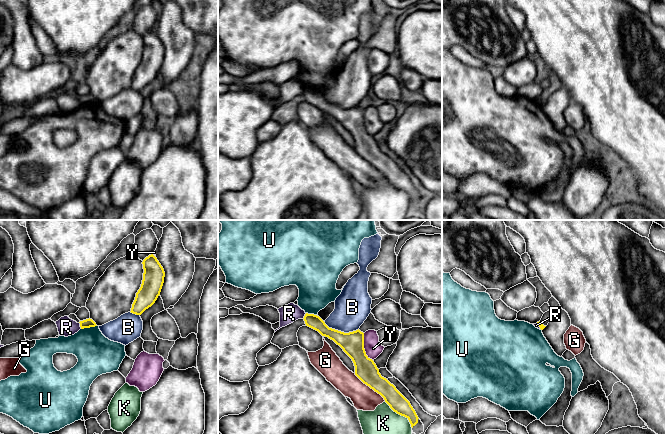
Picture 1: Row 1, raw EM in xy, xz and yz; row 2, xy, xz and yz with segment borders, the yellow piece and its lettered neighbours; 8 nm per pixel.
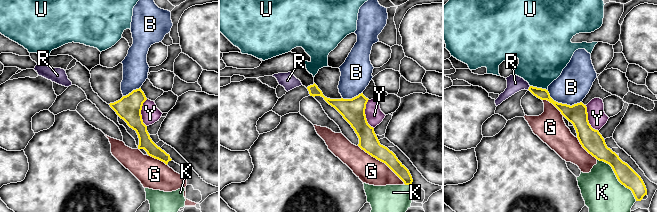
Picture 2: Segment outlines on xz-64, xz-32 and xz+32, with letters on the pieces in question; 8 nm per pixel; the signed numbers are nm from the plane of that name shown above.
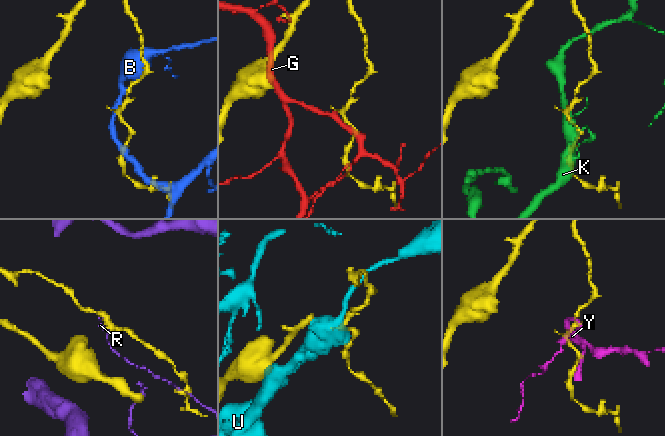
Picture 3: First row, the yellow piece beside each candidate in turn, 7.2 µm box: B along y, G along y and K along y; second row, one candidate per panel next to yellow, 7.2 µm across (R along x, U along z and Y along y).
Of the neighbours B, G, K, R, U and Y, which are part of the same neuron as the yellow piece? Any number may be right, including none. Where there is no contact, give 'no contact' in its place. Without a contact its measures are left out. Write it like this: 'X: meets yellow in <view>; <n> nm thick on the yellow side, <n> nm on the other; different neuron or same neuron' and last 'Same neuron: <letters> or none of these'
B: meets yellow in xz; 190 nm thick on the yellow side, 280 nm on the other; different neuron
G: meets yellow in xz; 180 nm thick on the yellow side, 190 nm on the other; different neuron
K: meets yellow in xz; 150 nm thick on the yellow side, 220 nm on the other; different neuron
R: meets yellow in xy; 70 nm thick on the yellow side, 140 nm on the other; different neuron
U: meets yellow in xy; 70 nm thick on the yellow side, 320 nm on the other; different neuron
Y: meets yellow in xz; 190 nm thick on the yellow side, 140 nm on the other; different neuron
Same neuron: none of these

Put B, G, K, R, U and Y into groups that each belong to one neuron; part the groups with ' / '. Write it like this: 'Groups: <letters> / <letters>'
Groups: B / G / K / R / U / Y

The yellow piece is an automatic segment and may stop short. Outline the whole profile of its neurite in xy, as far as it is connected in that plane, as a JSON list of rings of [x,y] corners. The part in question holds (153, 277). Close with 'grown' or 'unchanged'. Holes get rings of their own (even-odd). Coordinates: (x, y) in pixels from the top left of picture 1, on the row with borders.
[[[151,254],[143,262],[143,280],[132,304],[131,313],[141,315],[151,307],[160,295],[165,272],[157,258]]]; unchanged

